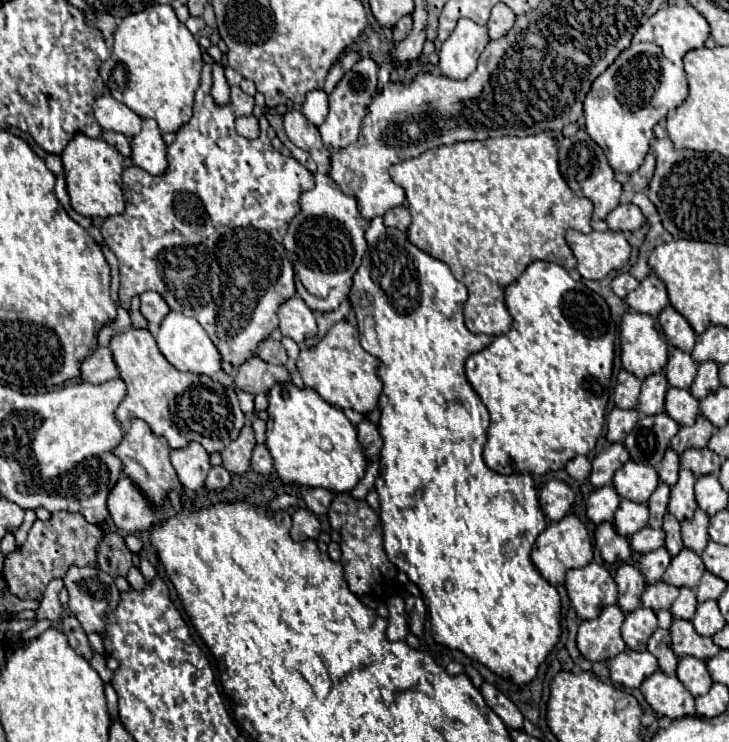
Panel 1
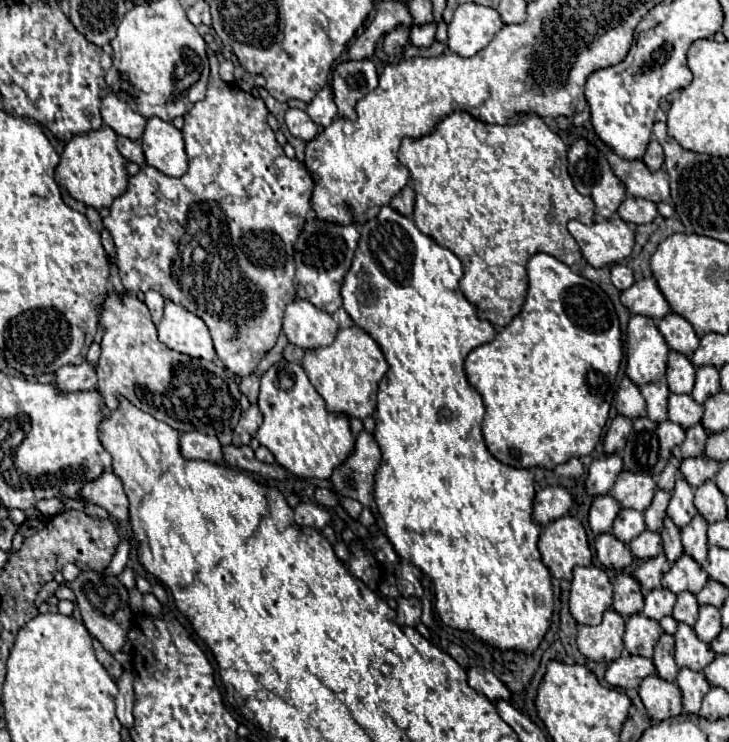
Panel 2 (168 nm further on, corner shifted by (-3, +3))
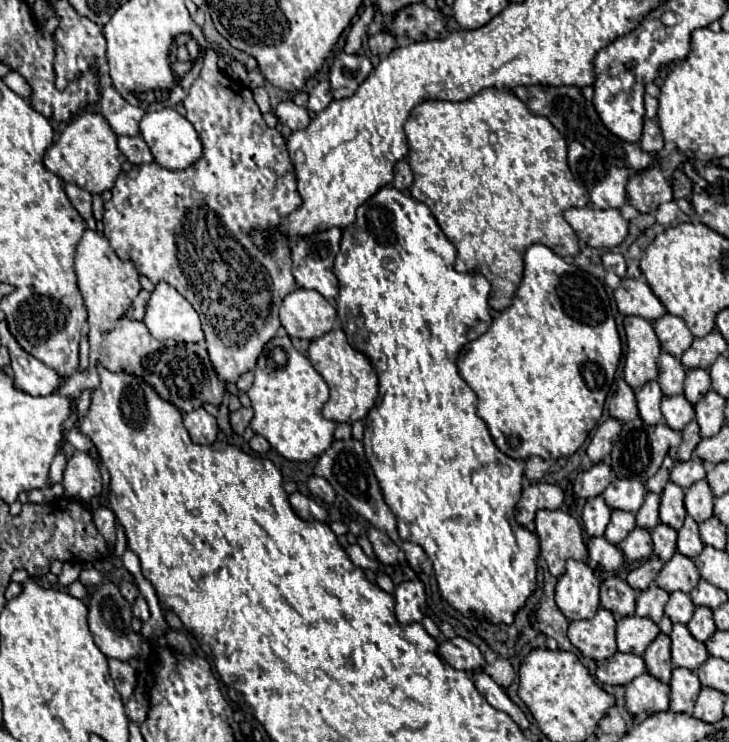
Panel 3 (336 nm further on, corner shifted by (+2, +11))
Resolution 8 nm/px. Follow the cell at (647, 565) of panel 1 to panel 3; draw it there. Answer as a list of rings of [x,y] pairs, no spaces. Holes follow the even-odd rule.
[[[648,562],[640,564],[638,568],[634,568],[634,570],[628,574],[628,578],[626,578],[626,582],[628,582],[634,590],[646,590],[646,588],[652,584],[652,580],[654,580],[654,572],[652,572],[652,568],[650,568]]]

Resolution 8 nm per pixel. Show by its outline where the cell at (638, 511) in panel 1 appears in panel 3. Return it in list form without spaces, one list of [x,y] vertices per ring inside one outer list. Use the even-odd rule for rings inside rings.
[[[612,510],[612,520],[606,526],[606,540],[610,540],[612,544],[618,544],[622,538],[626,538],[632,530],[636,528],[636,518],[632,512],[624,512],[624,510]]]

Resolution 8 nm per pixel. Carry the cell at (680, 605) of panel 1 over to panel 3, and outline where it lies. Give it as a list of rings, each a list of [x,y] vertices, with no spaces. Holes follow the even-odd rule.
[[[672,592],[670,594],[670,600],[666,604],[666,616],[672,622],[686,624],[692,618],[694,610],[696,610],[696,606],[694,606],[694,602],[690,600],[688,594],[684,594],[684,592]]]

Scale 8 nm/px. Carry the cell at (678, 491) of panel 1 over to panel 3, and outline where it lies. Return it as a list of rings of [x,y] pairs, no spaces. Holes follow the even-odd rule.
[[[668,482],[660,500],[660,520],[664,524],[670,524],[674,530],[678,530],[682,528],[684,518],[686,518],[684,490],[678,484]]]

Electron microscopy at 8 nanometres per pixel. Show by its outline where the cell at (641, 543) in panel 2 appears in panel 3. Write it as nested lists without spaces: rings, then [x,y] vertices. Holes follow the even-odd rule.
[[[634,528],[618,546],[628,560],[646,560],[652,554],[652,536],[644,528]]]

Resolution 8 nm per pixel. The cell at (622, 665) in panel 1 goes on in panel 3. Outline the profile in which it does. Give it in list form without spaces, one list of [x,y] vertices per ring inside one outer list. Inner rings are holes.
[[[616,652],[614,656],[610,656],[610,658],[606,658],[604,662],[598,664],[596,678],[602,684],[612,684],[612,686],[620,684],[620,686],[626,686],[628,682],[632,682],[642,672],[646,672],[646,664],[644,664],[642,656]]]

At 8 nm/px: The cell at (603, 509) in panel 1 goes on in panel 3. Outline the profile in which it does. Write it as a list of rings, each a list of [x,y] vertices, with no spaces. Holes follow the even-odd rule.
[[[594,496],[586,500],[584,512],[582,512],[582,520],[584,520],[584,528],[590,536],[602,536],[608,522],[610,522],[610,508],[604,502],[602,496]]]

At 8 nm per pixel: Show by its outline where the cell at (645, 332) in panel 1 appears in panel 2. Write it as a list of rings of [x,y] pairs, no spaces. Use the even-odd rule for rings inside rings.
[[[631,316],[627,328],[627,376],[635,386],[661,380],[667,370],[669,346],[653,318]]]

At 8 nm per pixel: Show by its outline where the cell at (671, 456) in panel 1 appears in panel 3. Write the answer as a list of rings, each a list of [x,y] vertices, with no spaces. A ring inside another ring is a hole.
[[[662,466],[648,482],[646,482],[646,488],[650,490],[650,492],[662,492],[664,490],[664,486],[666,486],[666,482],[670,480],[670,470],[666,468],[666,466]]]

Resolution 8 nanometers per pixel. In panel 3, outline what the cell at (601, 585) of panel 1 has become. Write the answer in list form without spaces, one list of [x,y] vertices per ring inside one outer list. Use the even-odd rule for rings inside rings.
[[[578,560],[566,562],[566,572],[556,584],[556,604],[568,620],[592,618],[600,606],[600,580],[594,570]]]

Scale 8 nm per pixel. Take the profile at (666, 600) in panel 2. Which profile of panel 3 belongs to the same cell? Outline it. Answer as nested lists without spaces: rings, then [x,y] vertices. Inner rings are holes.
[[[652,584],[648,590],[642,590],[636,600],[636,614],[650,618],[658,624],[658,620],[664,616],[664,606],[668,602],[668,592]]]

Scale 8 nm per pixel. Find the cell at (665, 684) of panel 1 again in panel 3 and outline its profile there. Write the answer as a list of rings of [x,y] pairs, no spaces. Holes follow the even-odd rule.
[[[648,672],[640,674],[626,686],[626,708],[634,714],[636,720],[644,720],[656,712],[666,712],[668,702],[670,686],[650,676]]]

